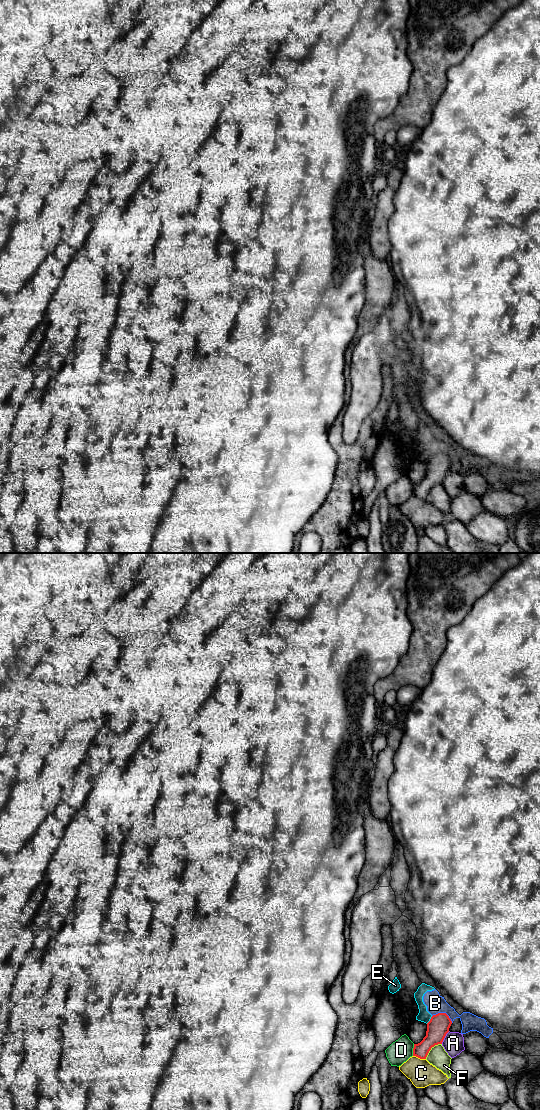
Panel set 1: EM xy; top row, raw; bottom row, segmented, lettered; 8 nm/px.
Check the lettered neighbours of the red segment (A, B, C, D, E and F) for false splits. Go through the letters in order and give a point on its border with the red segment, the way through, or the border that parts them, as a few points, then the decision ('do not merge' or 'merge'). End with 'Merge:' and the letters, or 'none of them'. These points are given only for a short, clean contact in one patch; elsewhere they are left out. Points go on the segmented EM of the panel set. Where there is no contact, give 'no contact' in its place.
A: meets red in xy at (444, 1037); border along xy (449, 1031), (441, 1043); do not merge
B: meets red in xy at (443, 1013); border along xy (432, 1015), (445, 1013), (452, 1022); do not merge
C: meets red in xy at (419, 1057); do not merge
D: meets red in xy at (413, 1050); merge
E: meets red in xy at (430, 1020); border along xy (432, 1016), (426, 1023); do not merge
F: meets red in xy at (431, 1047); border along xy (441, 1043), (435, 1044), (425, 1058); do not merge
Merge: D

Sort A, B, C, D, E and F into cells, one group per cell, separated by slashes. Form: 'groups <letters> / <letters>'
groups A / B E / C / D / F

